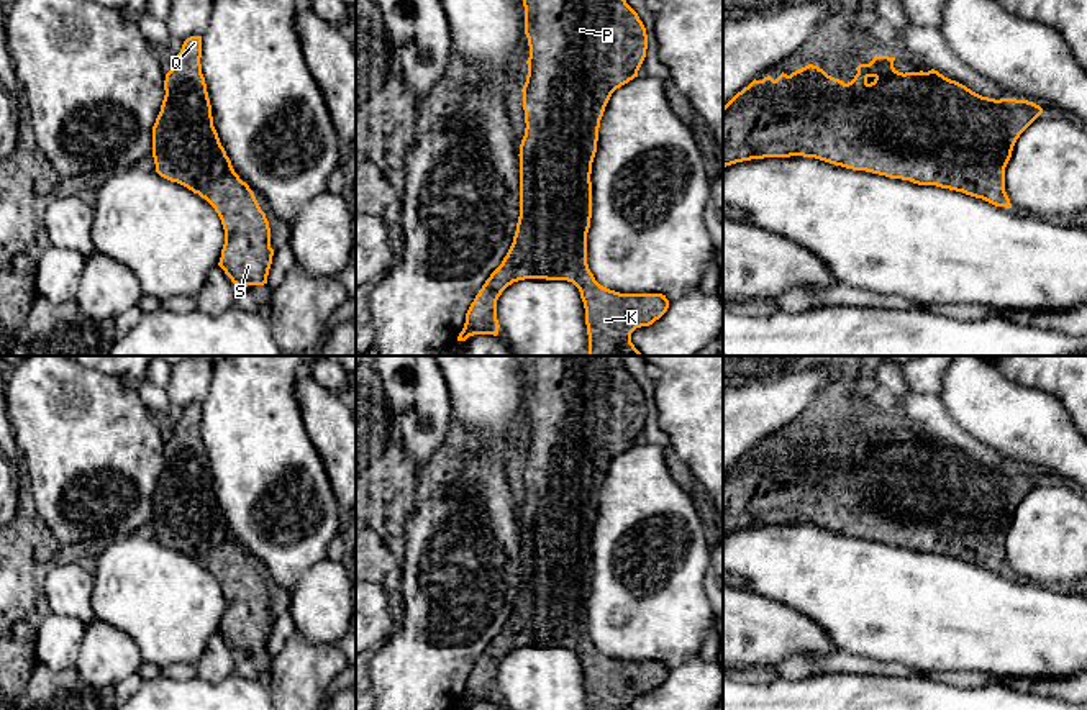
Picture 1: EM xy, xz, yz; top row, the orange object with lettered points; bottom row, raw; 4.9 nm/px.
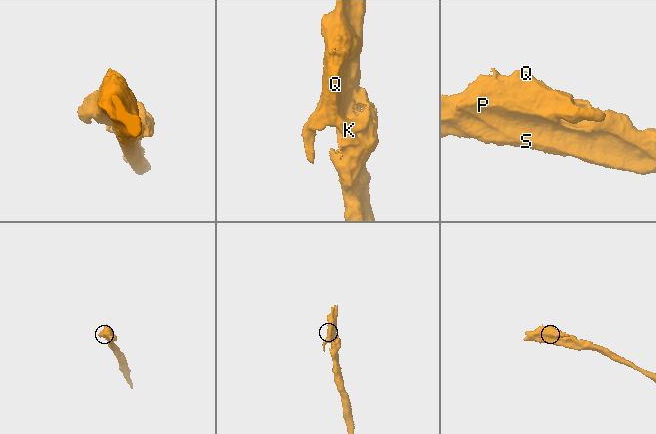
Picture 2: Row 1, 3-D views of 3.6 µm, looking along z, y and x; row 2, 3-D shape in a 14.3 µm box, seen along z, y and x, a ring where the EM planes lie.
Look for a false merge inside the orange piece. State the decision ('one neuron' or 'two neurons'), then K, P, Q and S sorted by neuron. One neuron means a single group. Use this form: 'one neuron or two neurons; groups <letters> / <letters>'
one neuron; groups K P Q S

